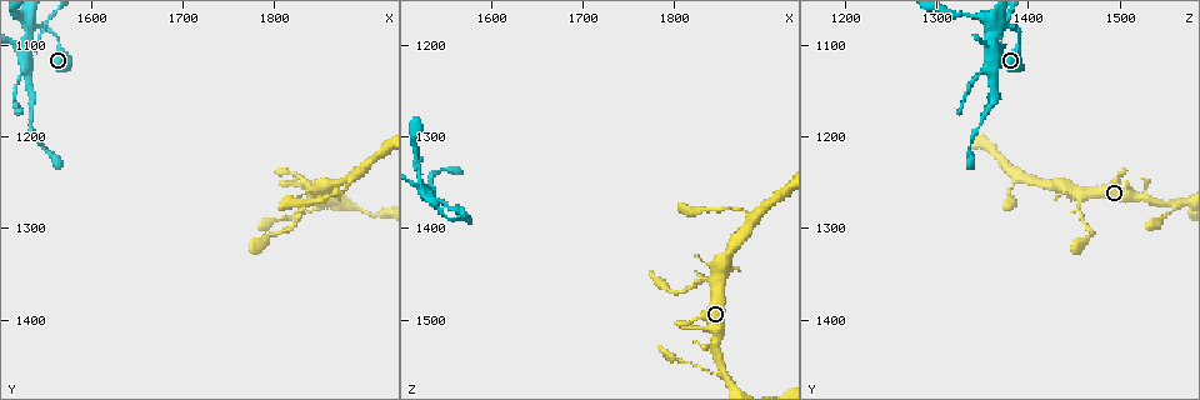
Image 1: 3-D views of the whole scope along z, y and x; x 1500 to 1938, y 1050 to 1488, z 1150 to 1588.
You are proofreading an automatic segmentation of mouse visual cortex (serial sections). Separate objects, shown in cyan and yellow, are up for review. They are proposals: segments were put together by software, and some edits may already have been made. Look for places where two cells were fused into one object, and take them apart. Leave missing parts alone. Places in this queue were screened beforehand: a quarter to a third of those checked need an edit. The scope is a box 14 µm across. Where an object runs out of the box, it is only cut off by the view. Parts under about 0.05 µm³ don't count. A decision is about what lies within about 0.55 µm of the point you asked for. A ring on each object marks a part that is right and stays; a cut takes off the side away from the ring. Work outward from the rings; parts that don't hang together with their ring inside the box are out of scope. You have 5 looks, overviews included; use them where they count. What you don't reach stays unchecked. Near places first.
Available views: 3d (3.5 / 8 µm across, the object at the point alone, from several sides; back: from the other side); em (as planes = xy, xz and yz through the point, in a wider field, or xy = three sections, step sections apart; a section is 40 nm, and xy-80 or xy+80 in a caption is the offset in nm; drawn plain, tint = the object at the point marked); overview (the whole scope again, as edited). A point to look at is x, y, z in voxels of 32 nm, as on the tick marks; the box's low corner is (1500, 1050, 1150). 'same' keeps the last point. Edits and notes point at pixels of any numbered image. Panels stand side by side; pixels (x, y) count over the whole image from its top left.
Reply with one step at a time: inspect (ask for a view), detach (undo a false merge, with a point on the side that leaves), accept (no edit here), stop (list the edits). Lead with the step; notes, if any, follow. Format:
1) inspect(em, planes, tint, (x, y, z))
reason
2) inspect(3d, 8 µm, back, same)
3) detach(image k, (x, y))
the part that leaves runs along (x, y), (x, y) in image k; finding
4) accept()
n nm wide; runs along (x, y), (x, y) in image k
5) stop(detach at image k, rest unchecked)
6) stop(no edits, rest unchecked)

inspect(3d, 3.5 µm, (1525, 1105, 1360))
four or more arms meet

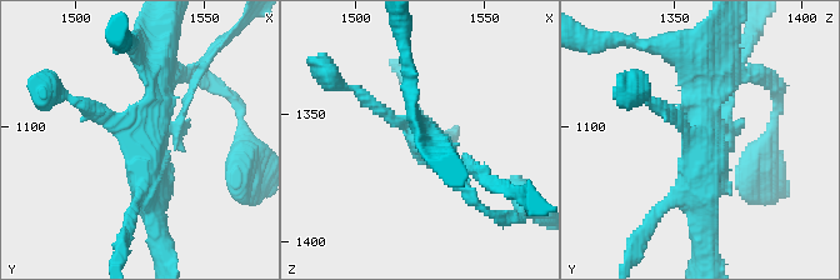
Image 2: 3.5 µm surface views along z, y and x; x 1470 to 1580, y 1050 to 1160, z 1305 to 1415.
inspect(em, xy, step 2, tint, (1527, 1105, 1363))
now the EM

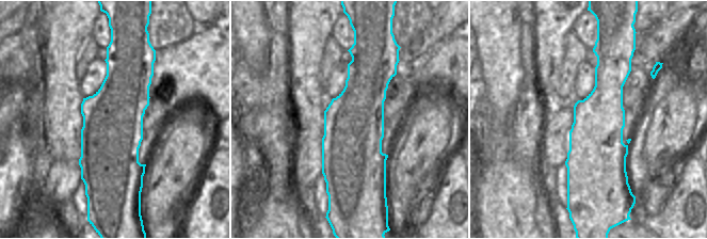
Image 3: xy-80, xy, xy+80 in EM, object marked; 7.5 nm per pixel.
detach(image 2, (476, 173))
460 nm wide; the part that leaves runs along (174, 124), (196, 74), (228, 35) in image 2; a second cell is stuck on

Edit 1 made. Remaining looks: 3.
inspect(overview)
see it whole again

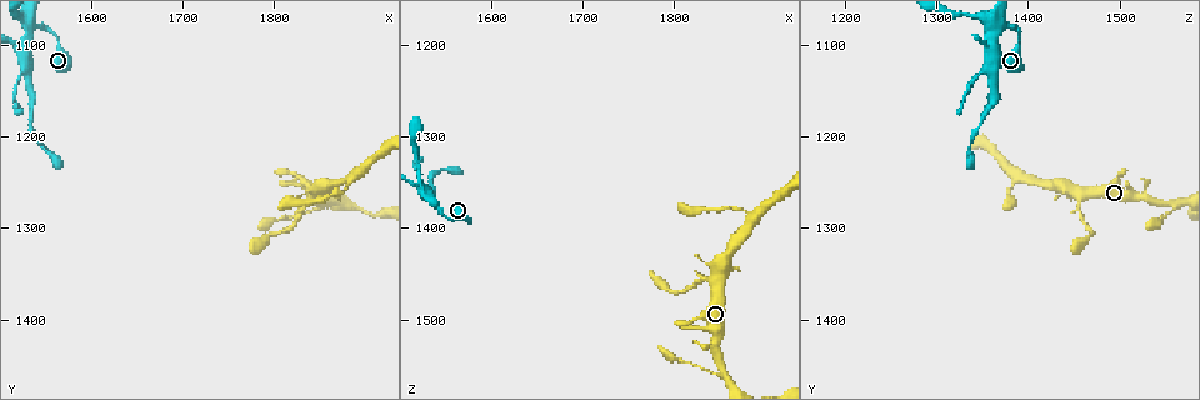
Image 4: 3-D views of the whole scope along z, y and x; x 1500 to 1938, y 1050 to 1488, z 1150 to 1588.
inspect(3d, 3.5 µm, (1850, 1275, 1555))
sudden change in width

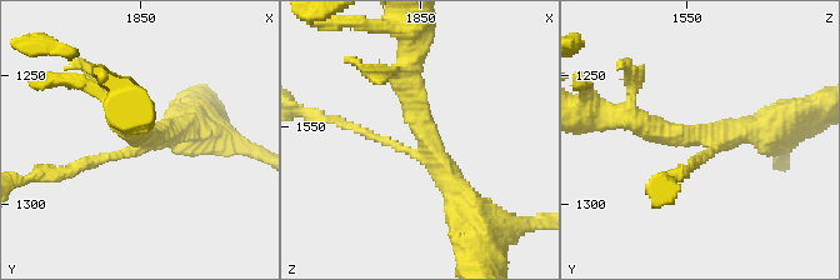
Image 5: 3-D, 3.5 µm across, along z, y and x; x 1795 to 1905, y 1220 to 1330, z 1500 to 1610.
inspect(em, planes, tint, (1854, 1274, 1557))
3 arms; arms of 100, 300, 300 nm; now the EM

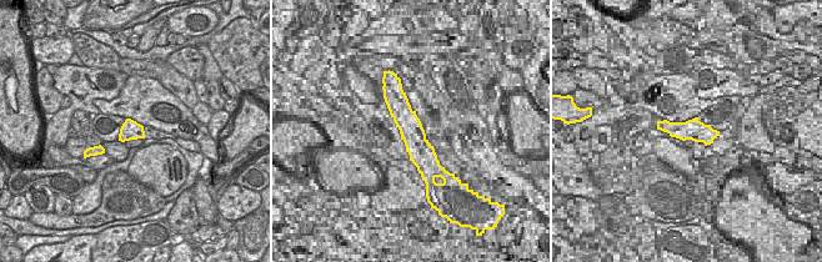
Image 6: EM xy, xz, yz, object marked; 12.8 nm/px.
accept()
runs along (405, 74), (416, 121), (470, 211) in image 5; all the same cell

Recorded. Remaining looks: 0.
stop(detach at image 2, rest unchecked)

